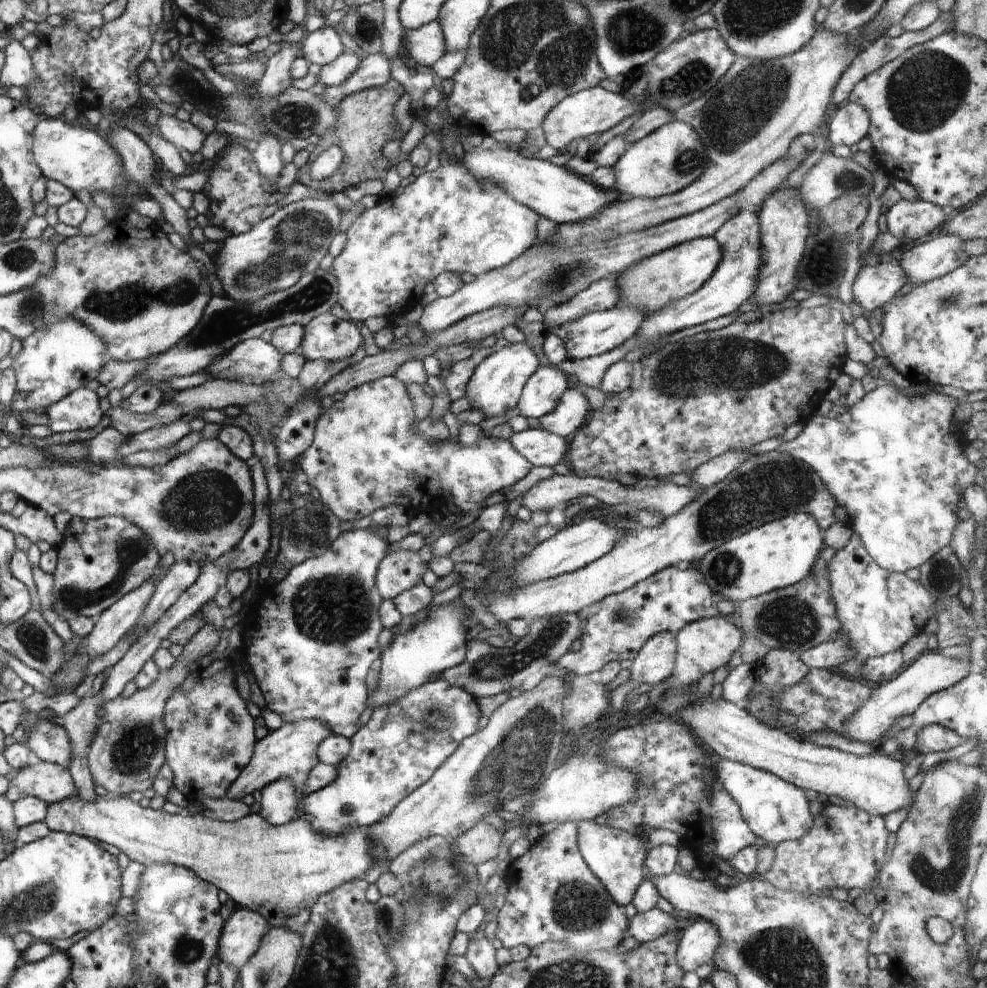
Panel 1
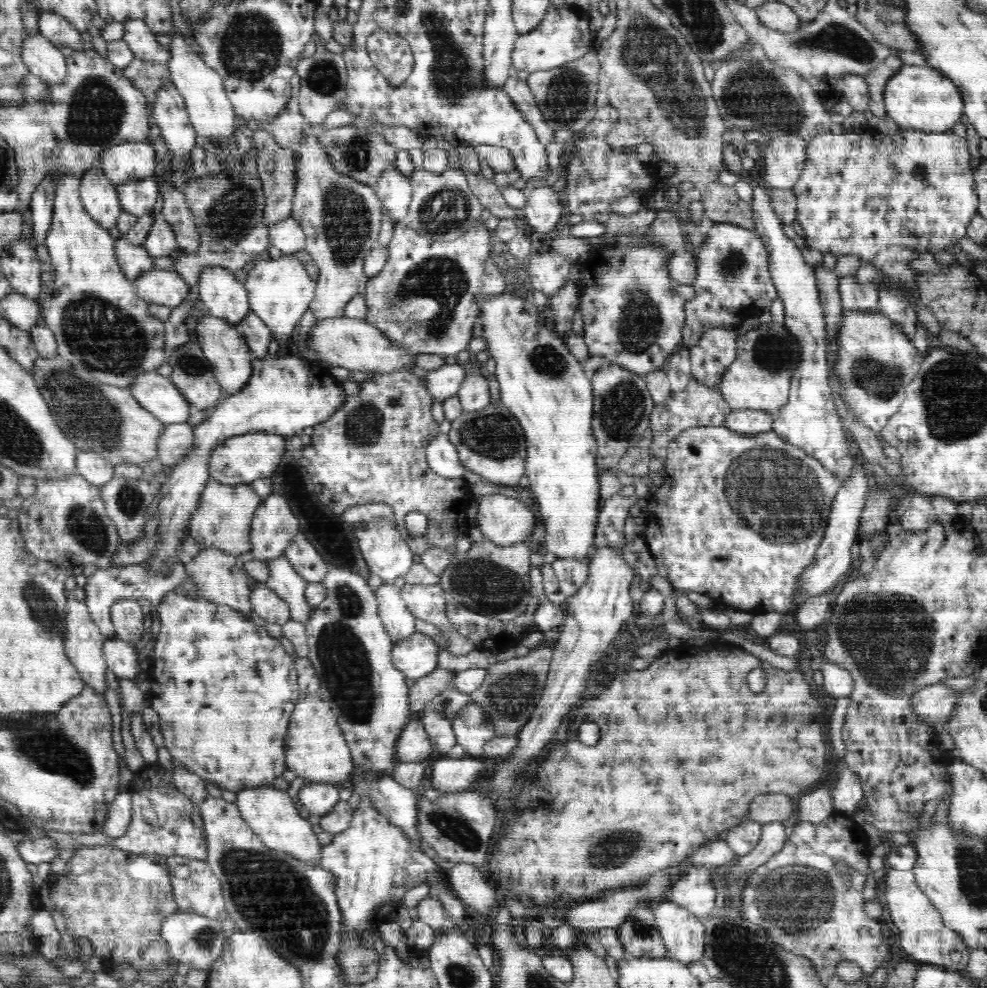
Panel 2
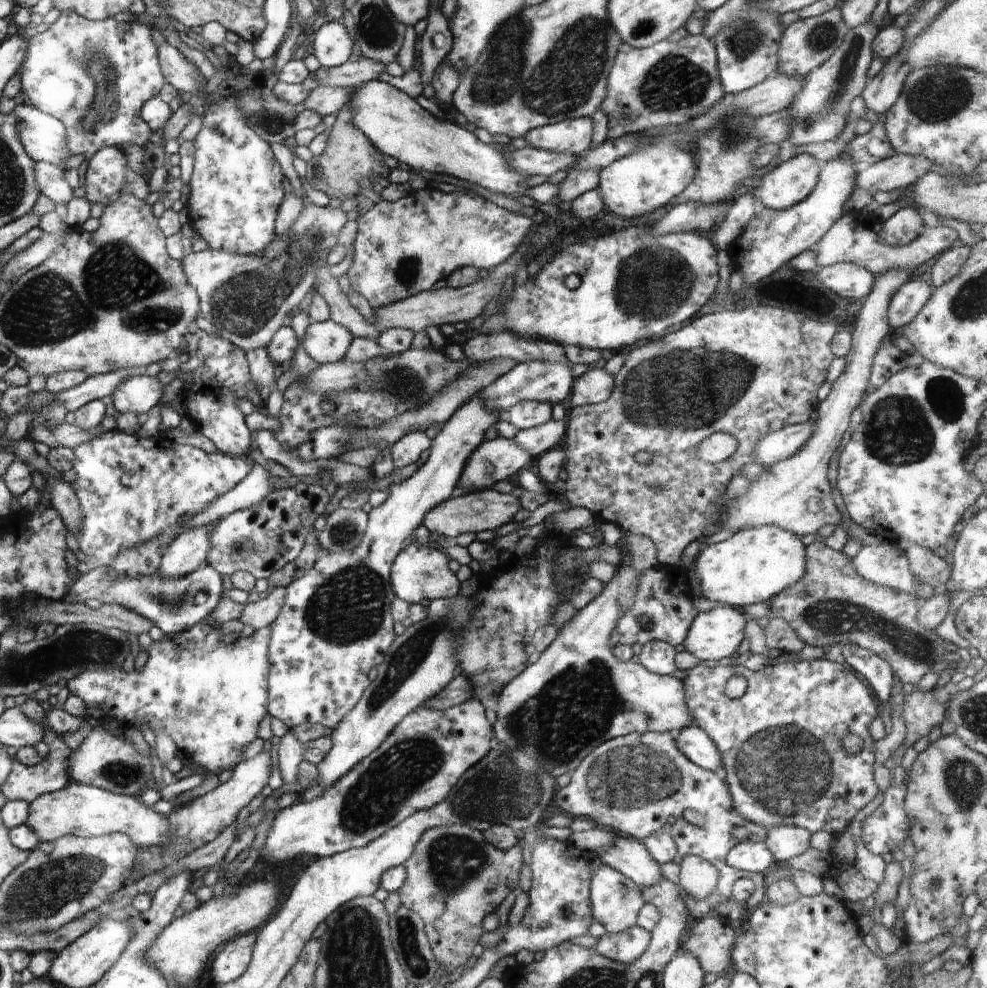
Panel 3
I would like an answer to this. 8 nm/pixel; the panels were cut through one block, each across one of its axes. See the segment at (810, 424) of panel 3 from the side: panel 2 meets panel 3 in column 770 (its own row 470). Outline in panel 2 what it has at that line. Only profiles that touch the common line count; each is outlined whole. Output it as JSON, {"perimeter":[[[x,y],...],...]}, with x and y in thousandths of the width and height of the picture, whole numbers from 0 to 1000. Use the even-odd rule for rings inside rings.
{"perimeter":[[[445,438],[433,451],[432,467],[438,477],[450,484],[467,484],[473,474],[466,469],[464,456],[453,439]]]}

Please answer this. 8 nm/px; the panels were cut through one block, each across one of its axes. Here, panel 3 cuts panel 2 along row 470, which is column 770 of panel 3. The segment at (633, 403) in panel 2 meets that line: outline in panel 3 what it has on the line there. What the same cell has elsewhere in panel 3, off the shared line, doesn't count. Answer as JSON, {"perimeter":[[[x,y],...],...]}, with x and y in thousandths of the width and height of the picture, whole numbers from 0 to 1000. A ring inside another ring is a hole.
{"perimeter":[[[830,544],[818,548],[816,566],[817,577],[813,585],[779,607],[781,612],[779,623],[795,626],[804,640],[818,653],[831,655],[837,659],[841,658],[845,652],[851,652],[853,655],[867,653],[875,658],[881,658],[900,670],[909,689],[926,694],[930,694],[934,685],[944,679],[944,674],[948,670],[952,668],[972,670],[978,665],[975,660],[970,659],[970,667],[965,666],[958,658],[963,650],[952,646],[947,638],[938,638],[936,634],[932,634],[932,630],[928,628],[928,621],[934,607],[929,602],[912,601],[898,593],[890,593],[875,587],[867,581],[857,561],[843,557],[835,546]]]}

